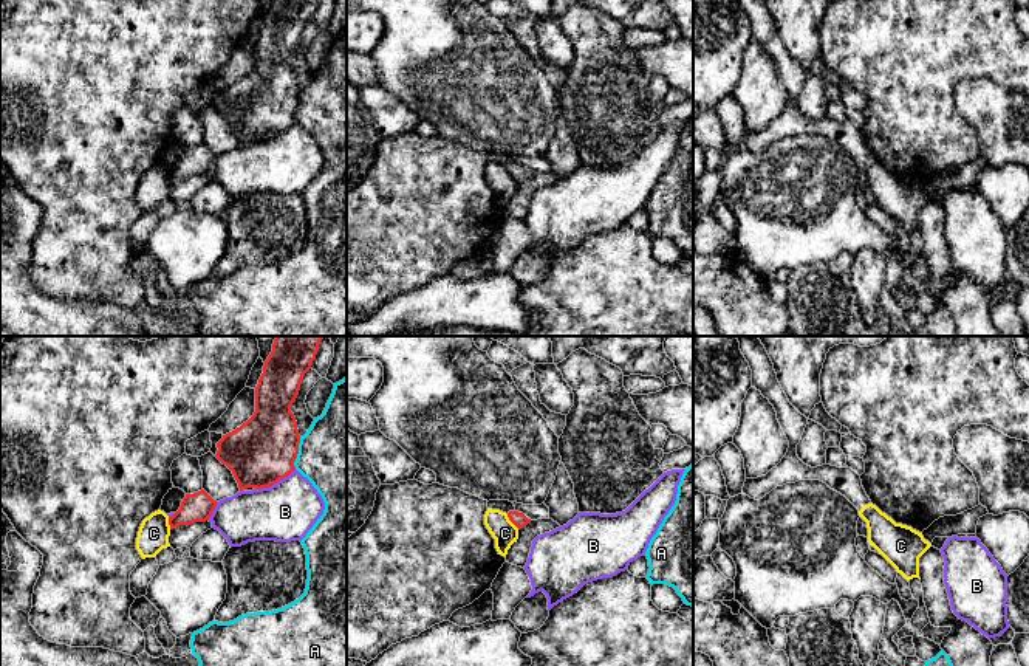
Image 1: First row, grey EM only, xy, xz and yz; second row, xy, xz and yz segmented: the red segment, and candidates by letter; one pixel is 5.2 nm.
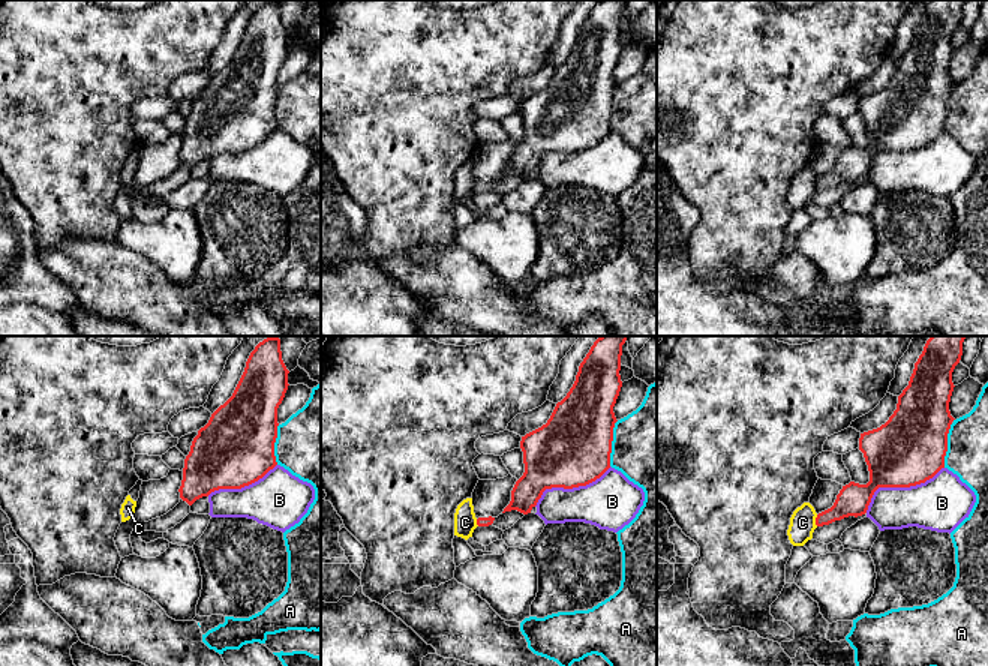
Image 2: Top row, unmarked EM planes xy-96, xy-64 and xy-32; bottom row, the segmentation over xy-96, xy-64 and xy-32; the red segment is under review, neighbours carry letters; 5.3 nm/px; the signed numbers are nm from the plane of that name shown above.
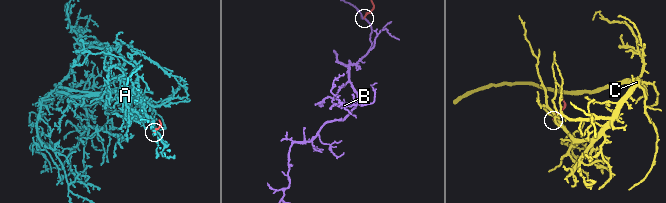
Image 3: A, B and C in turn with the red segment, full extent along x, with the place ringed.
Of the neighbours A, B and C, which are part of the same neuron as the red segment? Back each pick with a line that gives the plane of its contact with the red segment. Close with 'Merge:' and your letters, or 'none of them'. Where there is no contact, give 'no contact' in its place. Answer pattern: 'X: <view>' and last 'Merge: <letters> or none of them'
Merge: none of them

